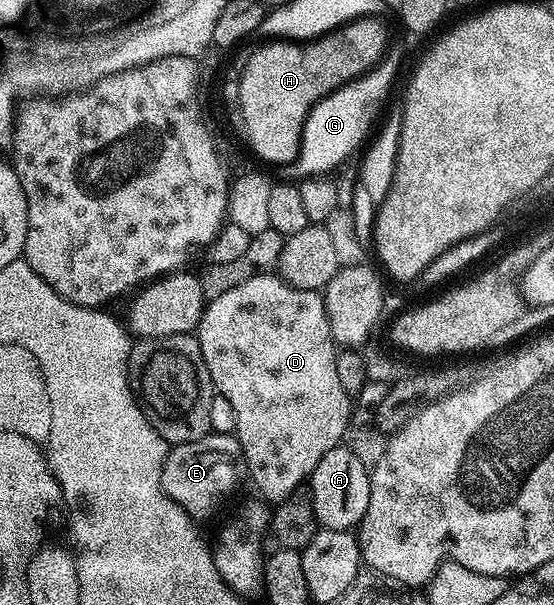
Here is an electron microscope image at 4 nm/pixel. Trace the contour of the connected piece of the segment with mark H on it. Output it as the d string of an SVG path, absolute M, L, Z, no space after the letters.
M376 16L358 17L338 29L332 29L322 37L308 41L295 42L288 39L277 39L272 43L262 44L251 56L246 70L241 75L239 87L239 103L241 104L242 123L245 124L245 136L248 148L253 148L265 161L273 165L285 165L296 161L301 151L301 136L305 130L305 120L312 109L325 97L329 97L336 89L357 78L365 76L378 61L386 56L385 25Z

